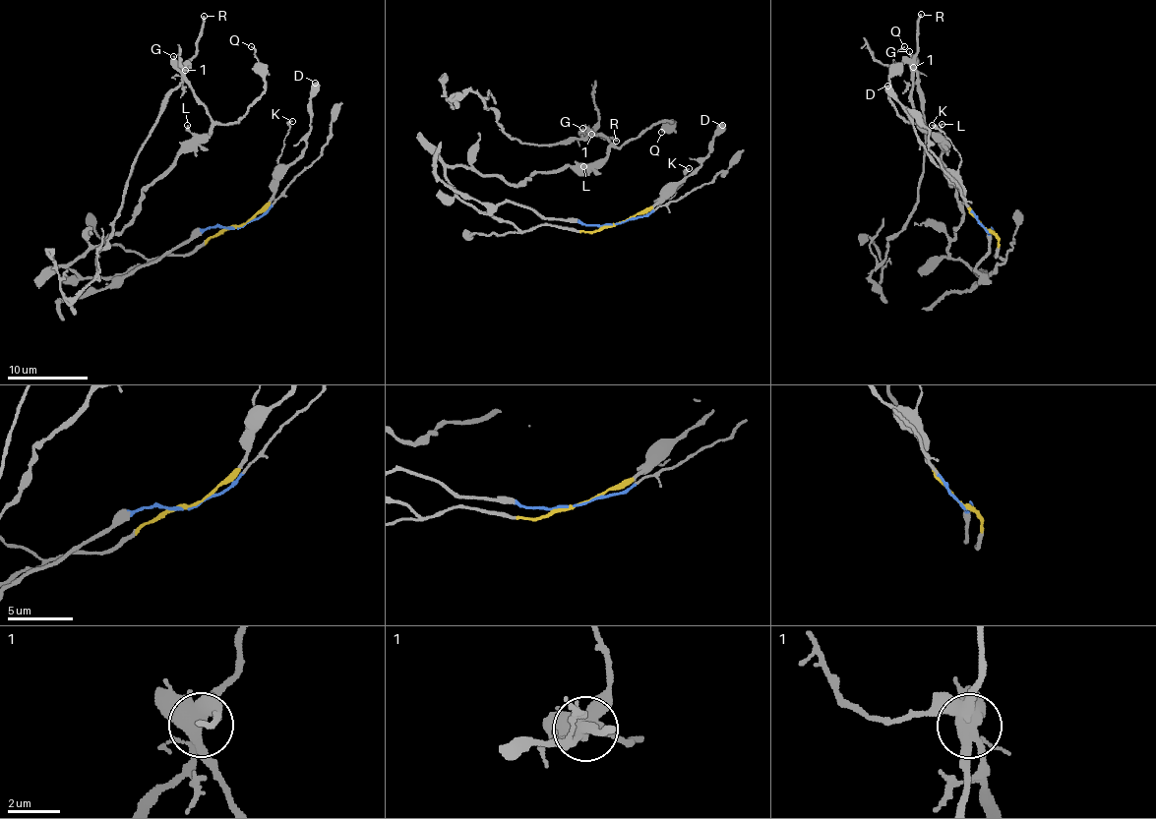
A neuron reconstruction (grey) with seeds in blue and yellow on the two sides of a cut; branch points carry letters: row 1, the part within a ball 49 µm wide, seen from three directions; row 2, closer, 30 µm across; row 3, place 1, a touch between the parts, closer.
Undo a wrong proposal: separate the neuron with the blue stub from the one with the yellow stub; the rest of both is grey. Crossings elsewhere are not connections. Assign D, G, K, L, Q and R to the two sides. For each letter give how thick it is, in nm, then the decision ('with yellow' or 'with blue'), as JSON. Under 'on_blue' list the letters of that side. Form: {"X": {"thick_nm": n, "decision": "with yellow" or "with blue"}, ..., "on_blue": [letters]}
{"D": {"thick_nm": 550, "decision": "with yellow"}, "G": {"thick_nm": 240, "decision": "with yellow"}, "K": {"thick_nm": 280, "decision": "with yellow"}, "L": {"thick_nm": 190, "decision": "with yellow"}, "Q": {"thick_nm": 120, "decision": "with yellow"}, "R": {"thick_nm": 200, "decision": "with yellow"}, "on_blue": []}

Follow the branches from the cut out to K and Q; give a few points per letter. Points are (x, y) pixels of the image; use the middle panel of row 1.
K: (619, 224), (663, 197), (672, 198), (690, 168)
Q: (619, 224), (522, 232), (464, 204), (447, 169), (521, 184), (592, 167), (672, 120), (660, 131)

